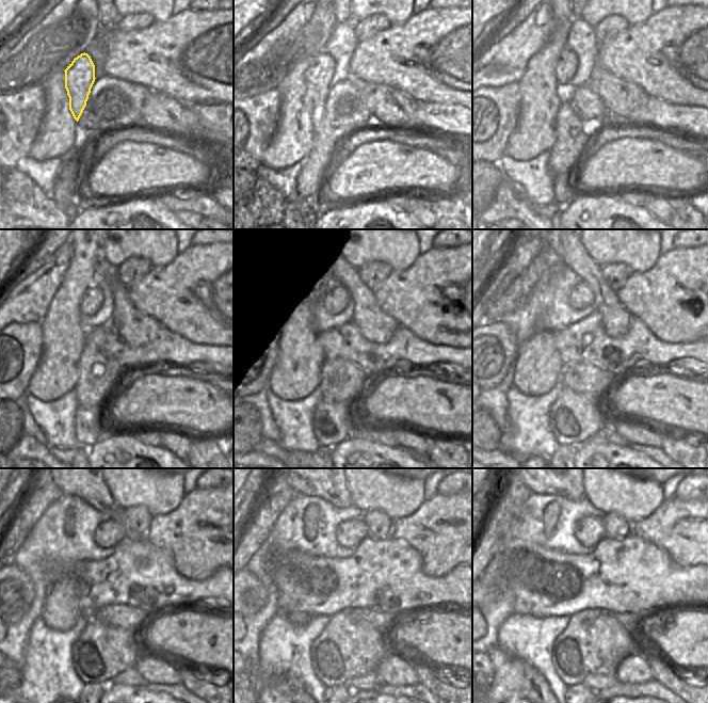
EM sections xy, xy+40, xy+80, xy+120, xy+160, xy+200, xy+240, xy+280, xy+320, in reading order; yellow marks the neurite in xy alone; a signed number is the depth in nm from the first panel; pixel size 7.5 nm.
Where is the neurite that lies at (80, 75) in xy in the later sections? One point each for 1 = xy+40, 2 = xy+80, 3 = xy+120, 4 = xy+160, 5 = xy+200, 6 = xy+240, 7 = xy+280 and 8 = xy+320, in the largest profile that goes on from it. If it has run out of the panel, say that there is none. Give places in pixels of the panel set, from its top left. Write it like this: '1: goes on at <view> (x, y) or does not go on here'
1: goes on at xy+40 (319, 75)
2: goes on at xy+80 (566, 65)
3: goes on at xy+120 (93, 298)
4: goes on at xy+160 (336, 298)
5: goes on at xy+200 (581, 296)
6: goes on at xy+240 (107, 534)
7: goes on at xy+280 (349, 533)
8: goes on at xy+320 (589, 531)

